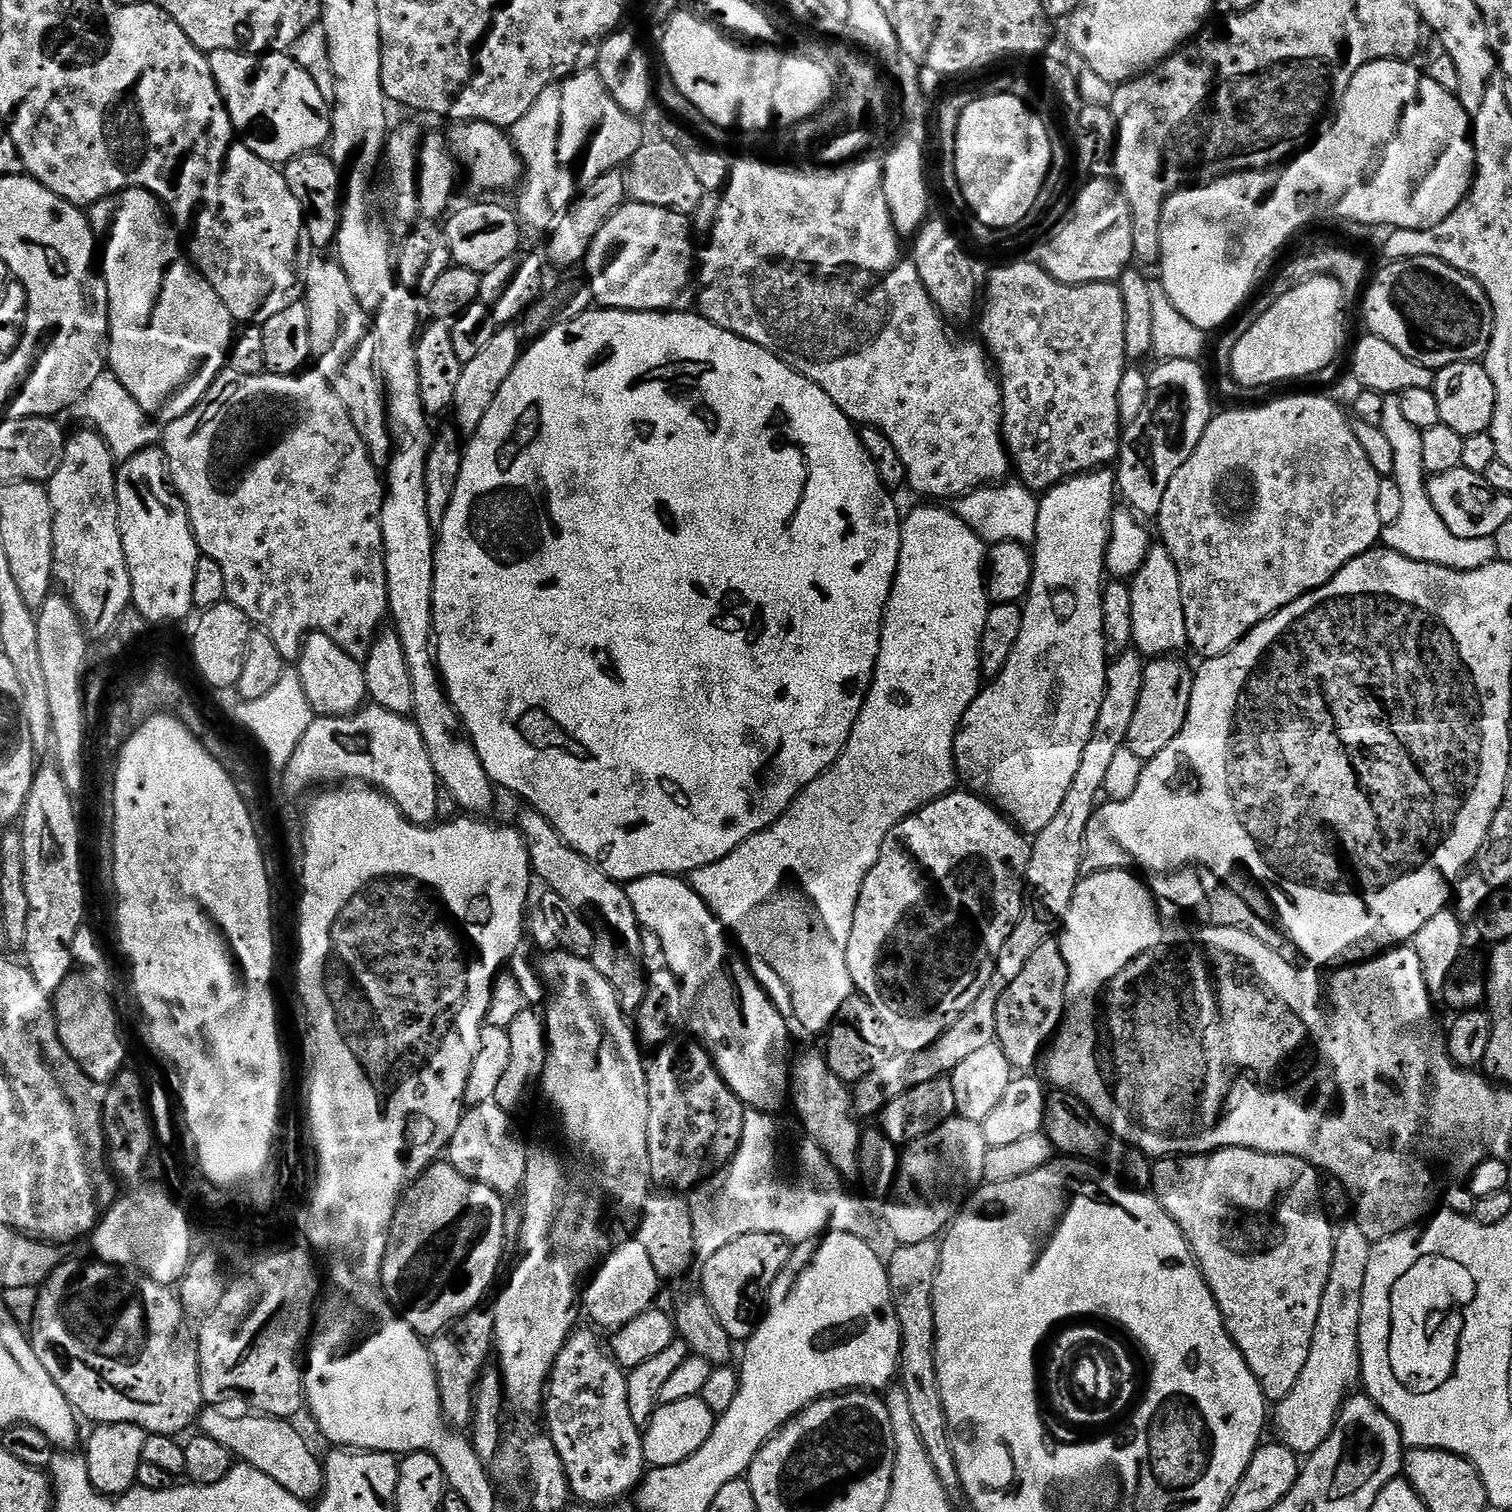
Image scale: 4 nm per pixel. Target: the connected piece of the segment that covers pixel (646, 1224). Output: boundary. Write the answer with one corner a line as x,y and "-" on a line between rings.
664,1190
649,1197
640,1214
640,1226
636,1238
642,1242
650,1254
650,1262
662,1282
668,1283
682,1279
696,1262
693,1216
690,1214
689,1199
681,1193

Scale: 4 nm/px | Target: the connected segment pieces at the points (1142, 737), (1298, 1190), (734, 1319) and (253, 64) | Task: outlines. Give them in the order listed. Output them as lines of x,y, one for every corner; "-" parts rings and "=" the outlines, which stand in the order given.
1152,658
1144,665
1144,685
1138,694
1134,718
1131,719
1126,747
1145,762
1154,759
1182,730
1190,710
1190,694
1194,672
1180,658
=
1220,1148
1216,1152
1205,1152
1203,1156
1157,1159
1152,1169
1151,1187
1154,1189
1156,1199
1166,1210
1166,1214
1170,1214
1174,1222
1178,1222
1178,1226
1188,1237
1188,1245
1191,1246
1196,1262
1200,1265
1202,1274
1218,1302
1218,1310
1222,1314
1226,1330
1238,1346
1238,1350
1242,1350
1242,1358
1246,1358
1246,1366
1250,1366
1254,1378
1258,1378
1260,1389
1264,1391
1265,1401
1284,1400
1290,1394
1290,1390
1294,1390
1294,1382
1298,1382
1298,1374
1302,1374
1302,1366
1306,1366
1306,1358
1310,1358
1310,1342
1314,1338
1314,1326
1318,1322
1322,1294
1326,1290
1326,1282
1330,1278
1330,1270
1334,1262
1336,1232
1333,1221
1322,1207
1321,1173
1302,1158
1255,1152
1249,1148
=
746,1234
739,1236
729,1245
707,1257
702,1268
703,1295
711,1302
712,1309
718,1315
722,1328
730,1334
734,1342
746,1342
756,1332
758,1316
750,1308
744,1308
744,1296
750,1284
756,1284
764,1292
775,1282
775,1272
780,1272
788,1264
794,1245
791,1240
778,1234
=
218,50
207,53
207,57
218,90
224,99
226,110
232,119
234,130
243,144
251,152
258,154
258,158
271,164
276,164
285,158
288,160
298,158
301,149
305,147
304,139
307,138
308,132
312,132
316,128
316,120
312,116
327,117
330,112
329,105
314,91
315,82
310,74
292,59
291,55
282,52
260,55

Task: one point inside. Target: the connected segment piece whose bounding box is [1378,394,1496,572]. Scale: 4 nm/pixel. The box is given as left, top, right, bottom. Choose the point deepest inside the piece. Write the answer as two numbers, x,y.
1418,533

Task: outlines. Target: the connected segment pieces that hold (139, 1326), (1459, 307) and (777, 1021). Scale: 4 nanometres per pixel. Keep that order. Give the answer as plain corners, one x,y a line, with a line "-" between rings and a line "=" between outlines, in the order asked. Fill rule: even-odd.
65,1262
60,1267
56,1268
55,1272
45,1280
42,1287
39,1289
40,1297
36,1300
36,1317
32,1320
32,1332
30,1328
30,1339
32,1341
32,1349
34,1354
38,1354
38,1362
42,1362
42,1366
46,1367
46,1374
50,1374
50,1378
54,1379
55,1385
62,1390
62,1394
67,1400
72,1403
73,1408
76,1409
77,1413
84,1419
84,1417
90,1420
92,1424
134,1424
143,1428
148,1435
164,1435
171,1436
173,1438
179,1437
180,1433
186,1431
191,1425
192,1427
199,1421
200,1414
203,1411
206,1401
202,1394
201,1386
201,1368
200,1368
200,1355
197,1345
184,1338
182,1332
184,1324
186,1325
186,1317
184,1314
184,1307
180,1304
180,1297
169,1285
158,1282
154,1278
150,1278
142,1271
137,1270
132,1266
117,1266
115,1264
105,1264
103,1262
91,1262
92,1264
74,1264
75,1262
=
1414,256
1411,260
1394,260
1383,266
1385,268
1377,276
1375,273
1371,277
1362,296
1364,320
1371,335
1385,339
1406,358
1433,370
1467,360
1476,362
1483,357
1492,337
1492,307
1488,296
1472,276
1454,270
1433,256
=
646,875
640,879
629,881
626,888
628,897
630,898
631,906
635,910
636,920
639,921
641,927
648,931
650,930
659,940
662,950
664,952
663,960
665,965
671,972
680,979
680,984
683,986
683,994
685,1001
690,1003
690,1018
694,1020
695,1026
702,1032
701,1039
705,1042
712,1059
716,1063
716,1068
723,1076
723,1080
727,1082
743,1103
754,1109
755,1111
765,1111
769,1114
775,1113
786,1100
789,1090
792,1090
792,1057
790,1058
790,1038
788,1036
789,1021
782,1017
777,1008
773,1006
773,1002
760,987
758,982
753,978
750,972
749,963
745,957
739,952
739,949
733,944
731,935
728,933
724,924
717,918
717,916
709,910
709,907
702,902
702,898
696,891
693,890
691,883
685,879
670,875

